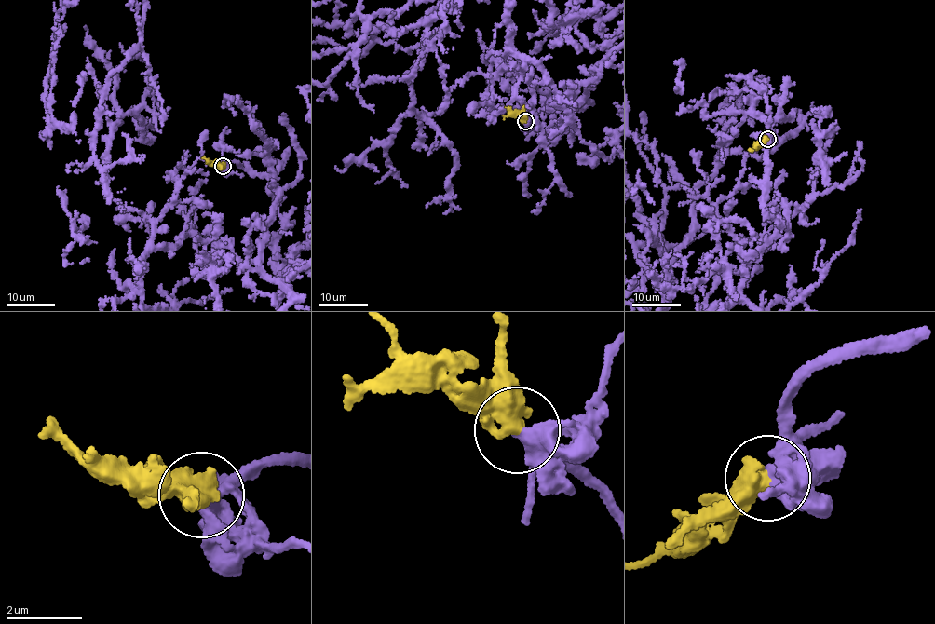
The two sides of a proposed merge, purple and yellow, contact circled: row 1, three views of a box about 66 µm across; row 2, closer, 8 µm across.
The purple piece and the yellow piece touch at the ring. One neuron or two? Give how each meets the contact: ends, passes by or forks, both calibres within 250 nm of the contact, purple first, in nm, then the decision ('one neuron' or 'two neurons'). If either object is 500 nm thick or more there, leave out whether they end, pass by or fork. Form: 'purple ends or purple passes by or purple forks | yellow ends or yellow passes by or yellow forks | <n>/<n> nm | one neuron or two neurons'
440/650 nm | one neuron

